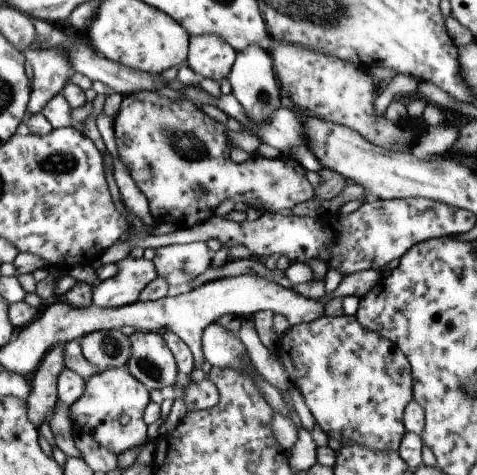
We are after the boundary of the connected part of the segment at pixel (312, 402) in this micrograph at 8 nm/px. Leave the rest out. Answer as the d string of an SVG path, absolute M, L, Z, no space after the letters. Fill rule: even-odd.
M319 316L289 329L278 345L277 356L289 371L294 386L303 396L315 425L339 444L357 444L373 452L395 452L403 438L402 412L412 399L410 366L390 340L377 336L358 323L354 316Z

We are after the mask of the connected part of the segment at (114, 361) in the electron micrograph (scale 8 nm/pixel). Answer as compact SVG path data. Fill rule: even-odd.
M120 329L92 332L82 338L81 344L85 358L100 371L127 365L133 352L131 337Z

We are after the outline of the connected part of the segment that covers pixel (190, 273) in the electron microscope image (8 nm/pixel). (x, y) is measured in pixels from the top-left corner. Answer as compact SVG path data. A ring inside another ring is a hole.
M197 241L159 247L153 261L158 276L165 278L173 292L180 295L196 288L189 287L189 282L211 268L213 259L206 242Z

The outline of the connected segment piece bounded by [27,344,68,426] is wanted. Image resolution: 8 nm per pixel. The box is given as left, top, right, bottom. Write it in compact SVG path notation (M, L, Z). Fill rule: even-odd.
M59 344L43 359L38 371L32 380L31 396L28 402L28 415L30 419L39 425L48 418L51 411L57 405L58 398L58 378L65 366L65 350L68 344Z

